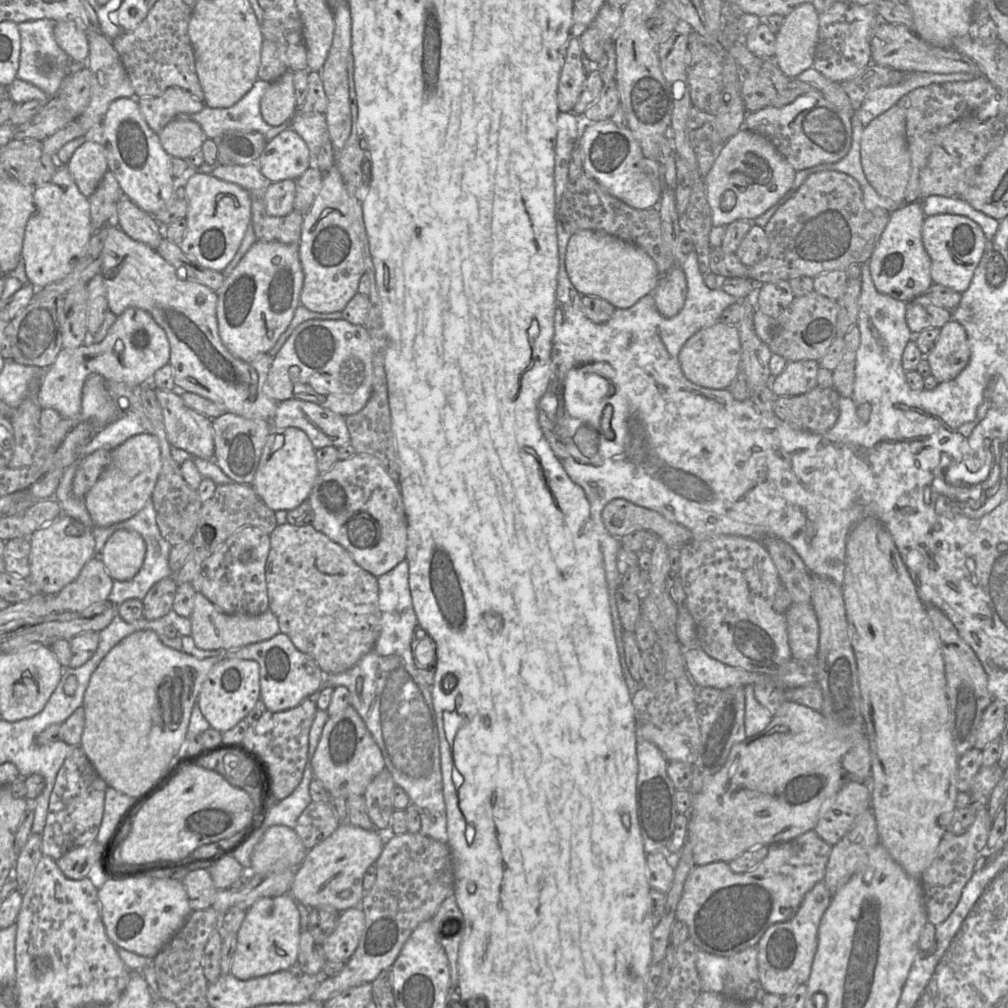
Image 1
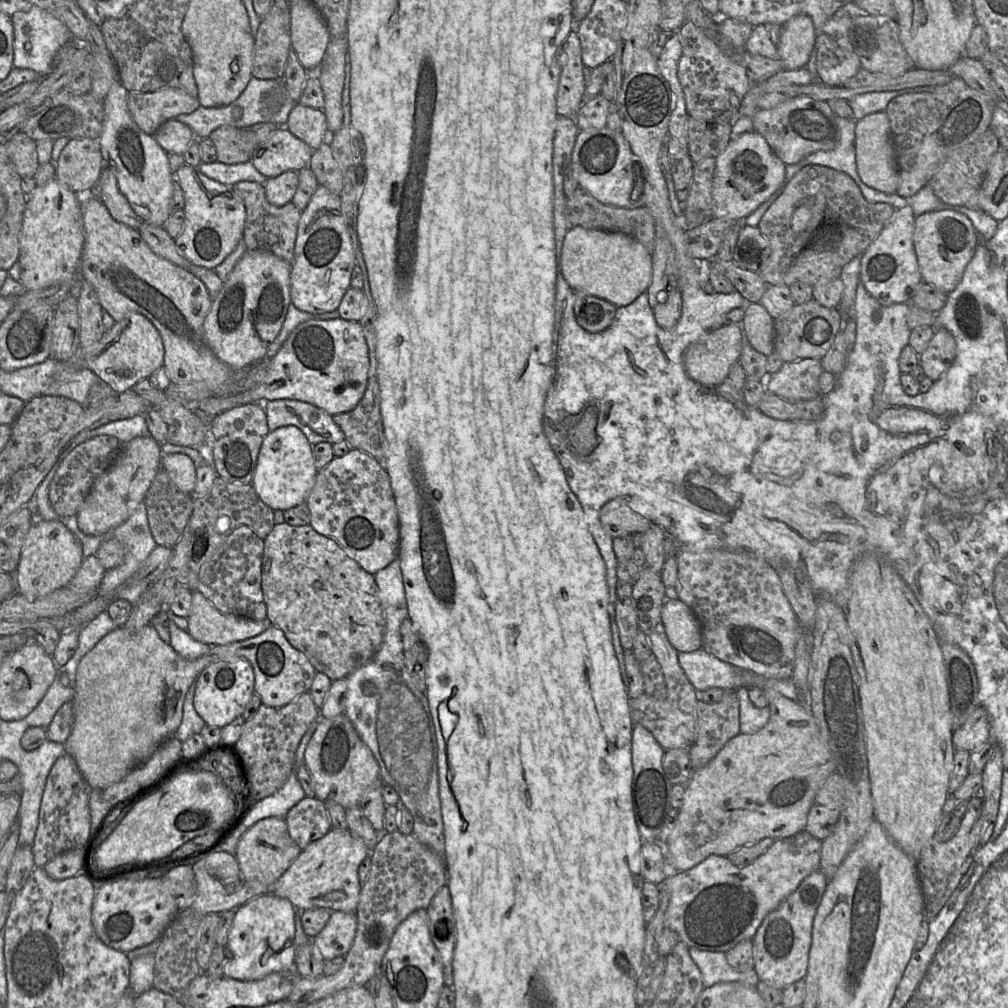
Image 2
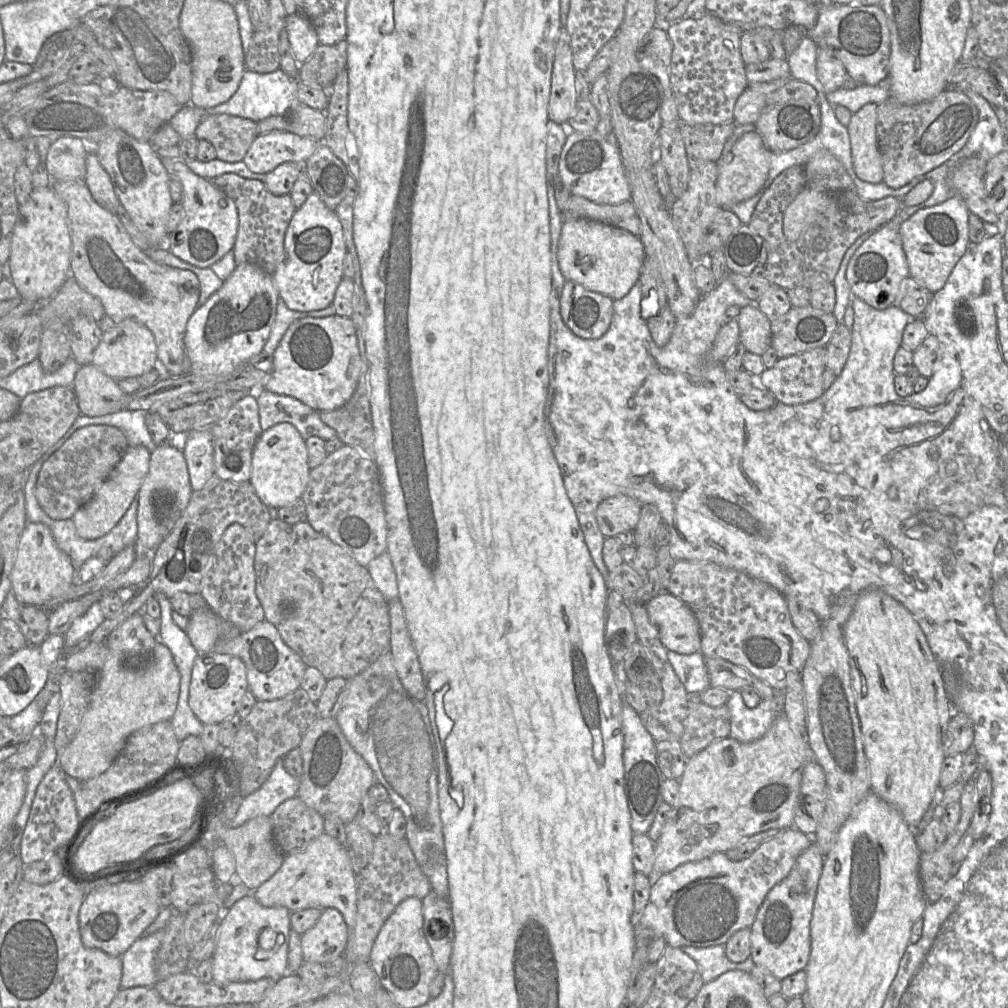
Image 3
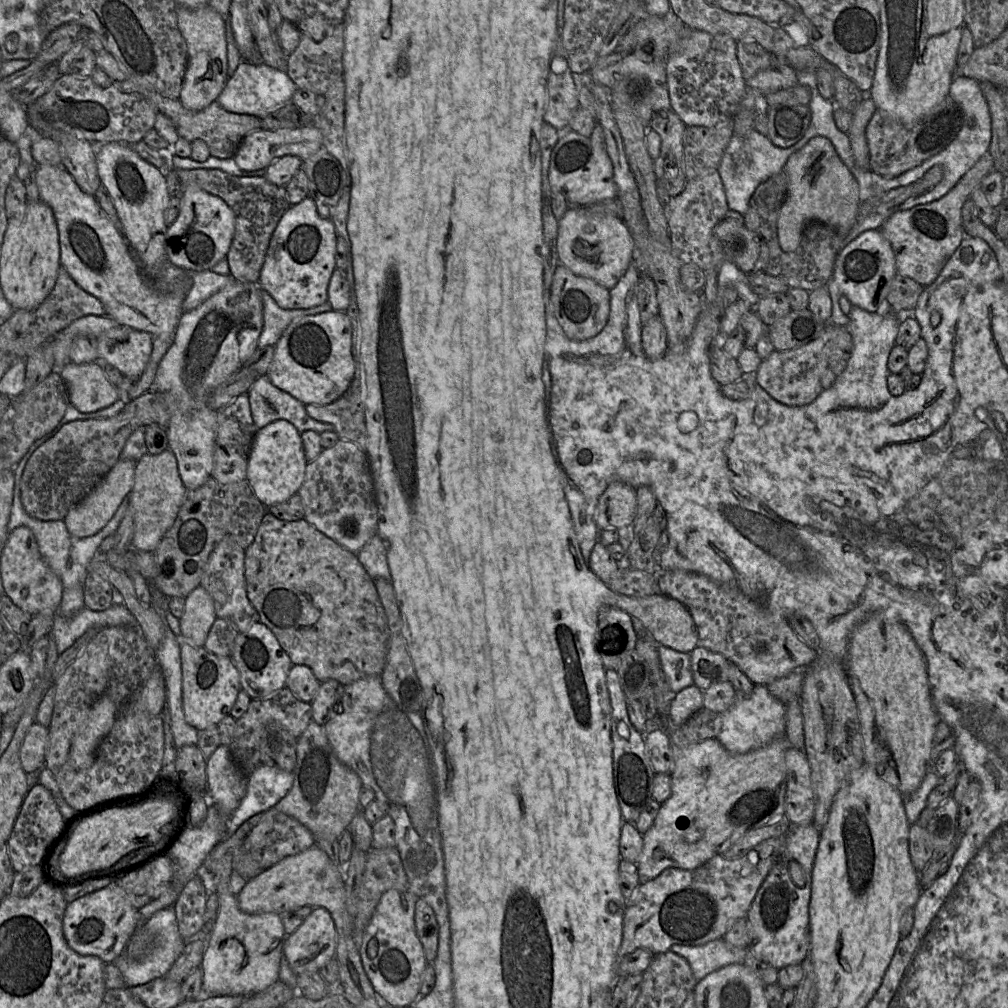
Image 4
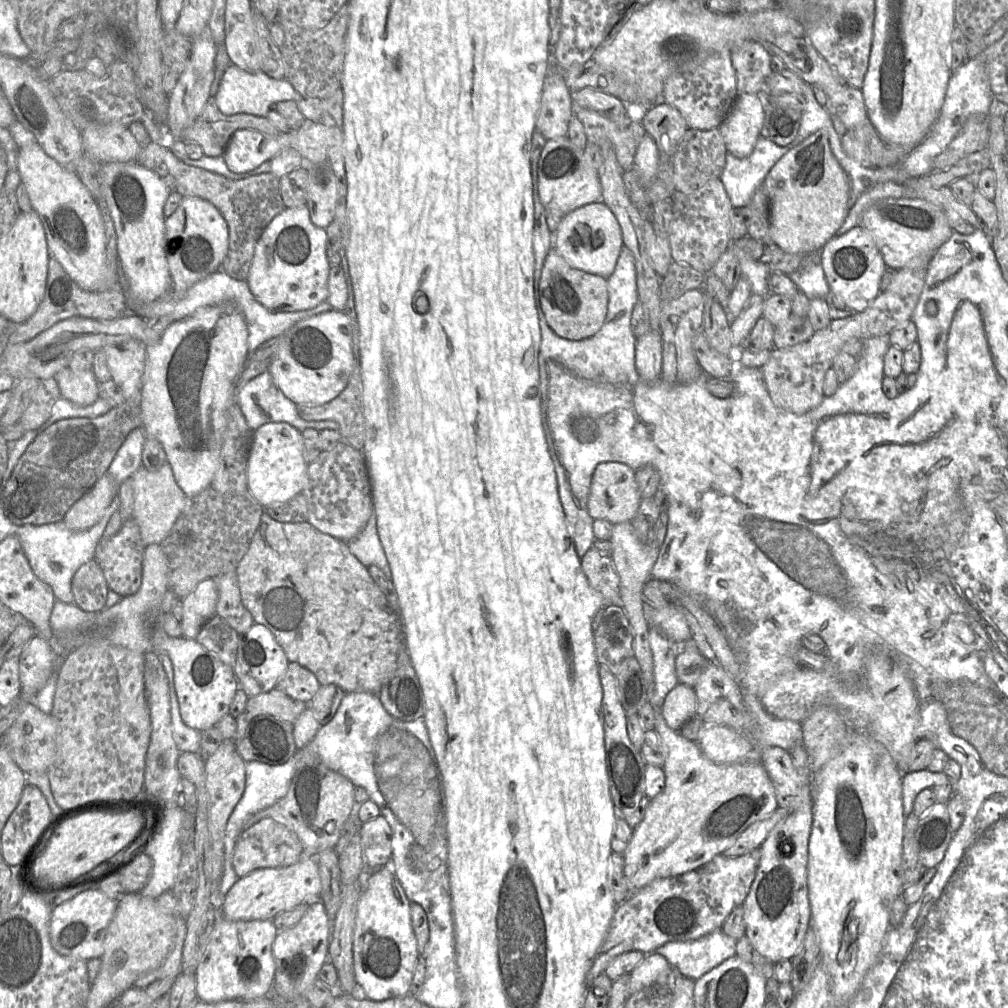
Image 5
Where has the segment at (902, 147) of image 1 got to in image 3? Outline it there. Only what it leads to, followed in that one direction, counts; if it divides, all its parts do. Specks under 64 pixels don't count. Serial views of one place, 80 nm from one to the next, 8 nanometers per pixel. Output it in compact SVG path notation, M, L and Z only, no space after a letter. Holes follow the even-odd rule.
M865 104L853 114L848 125L852 159L857 176L869 183L884 182L884 172L877 141L878 105Z

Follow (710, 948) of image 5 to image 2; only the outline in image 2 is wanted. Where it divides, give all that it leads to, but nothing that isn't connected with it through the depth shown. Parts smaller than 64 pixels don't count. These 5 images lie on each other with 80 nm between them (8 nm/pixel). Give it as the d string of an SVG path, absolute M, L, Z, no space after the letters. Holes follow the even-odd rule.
M689 947L689 954L701 972L703 989L722 982L741 982L752 986L759 982L755 968L746 971L733 968L724 952Z

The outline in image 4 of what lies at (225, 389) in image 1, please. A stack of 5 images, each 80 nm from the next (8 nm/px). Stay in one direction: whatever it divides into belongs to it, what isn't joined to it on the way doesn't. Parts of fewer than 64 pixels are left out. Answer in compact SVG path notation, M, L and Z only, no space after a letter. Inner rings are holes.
M37 164L35 166L39 199L53 210L59 231L61 263L68 274L83 290L99 299L107 316L122 326L148 332L153 338L163 340L168 350L174 341L179 320L184 313L182 306L186 292L183 290L162 292L146 279L139 261L122 232L105 214L94 196L84 192L62 165Z

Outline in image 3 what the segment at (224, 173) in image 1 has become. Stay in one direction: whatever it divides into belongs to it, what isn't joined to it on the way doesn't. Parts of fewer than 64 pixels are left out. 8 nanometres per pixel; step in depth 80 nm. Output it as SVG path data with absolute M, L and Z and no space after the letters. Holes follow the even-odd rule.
M215 158L209 162L202 162L197 159L184 160L186 165L197 175L212 180L224 173L234 173L248 179L266 181L267 174L252 172L247 165L241 162L226 162Z

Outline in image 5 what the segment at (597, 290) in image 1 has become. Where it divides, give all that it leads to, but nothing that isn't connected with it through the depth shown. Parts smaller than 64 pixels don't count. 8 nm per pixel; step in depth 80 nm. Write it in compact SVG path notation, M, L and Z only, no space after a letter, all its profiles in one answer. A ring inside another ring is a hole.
M602 200L577 207L560 221L554 234L554 248L576 269L608 278L614 271L624 246L620 225Z

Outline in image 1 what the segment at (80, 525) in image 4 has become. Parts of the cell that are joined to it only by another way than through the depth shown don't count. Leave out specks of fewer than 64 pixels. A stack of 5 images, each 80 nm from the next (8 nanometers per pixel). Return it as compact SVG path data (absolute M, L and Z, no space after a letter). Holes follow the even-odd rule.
M150 433L130 437L115 448L109 465L86 495L85 505L93 525L105 527L134 516L151 498L160 470L160 444L158 439Z

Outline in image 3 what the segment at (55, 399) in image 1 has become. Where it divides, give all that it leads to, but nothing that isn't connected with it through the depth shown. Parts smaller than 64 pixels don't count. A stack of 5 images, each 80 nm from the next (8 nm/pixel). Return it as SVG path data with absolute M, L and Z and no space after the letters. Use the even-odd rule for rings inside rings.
M126 319L102 335L91 363L115 380L141 377L158 364L158 352L154 335L138 321Z

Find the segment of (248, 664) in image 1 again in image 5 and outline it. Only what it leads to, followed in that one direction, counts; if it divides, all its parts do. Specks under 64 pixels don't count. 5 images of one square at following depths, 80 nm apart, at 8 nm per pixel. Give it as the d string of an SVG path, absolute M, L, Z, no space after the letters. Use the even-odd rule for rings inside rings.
M168 637L167 641L162 643L160 653L166 653L172 661L174 683L184 723L200 732L215 727L228 714L239 689L234 669L196 640L185 637Z

